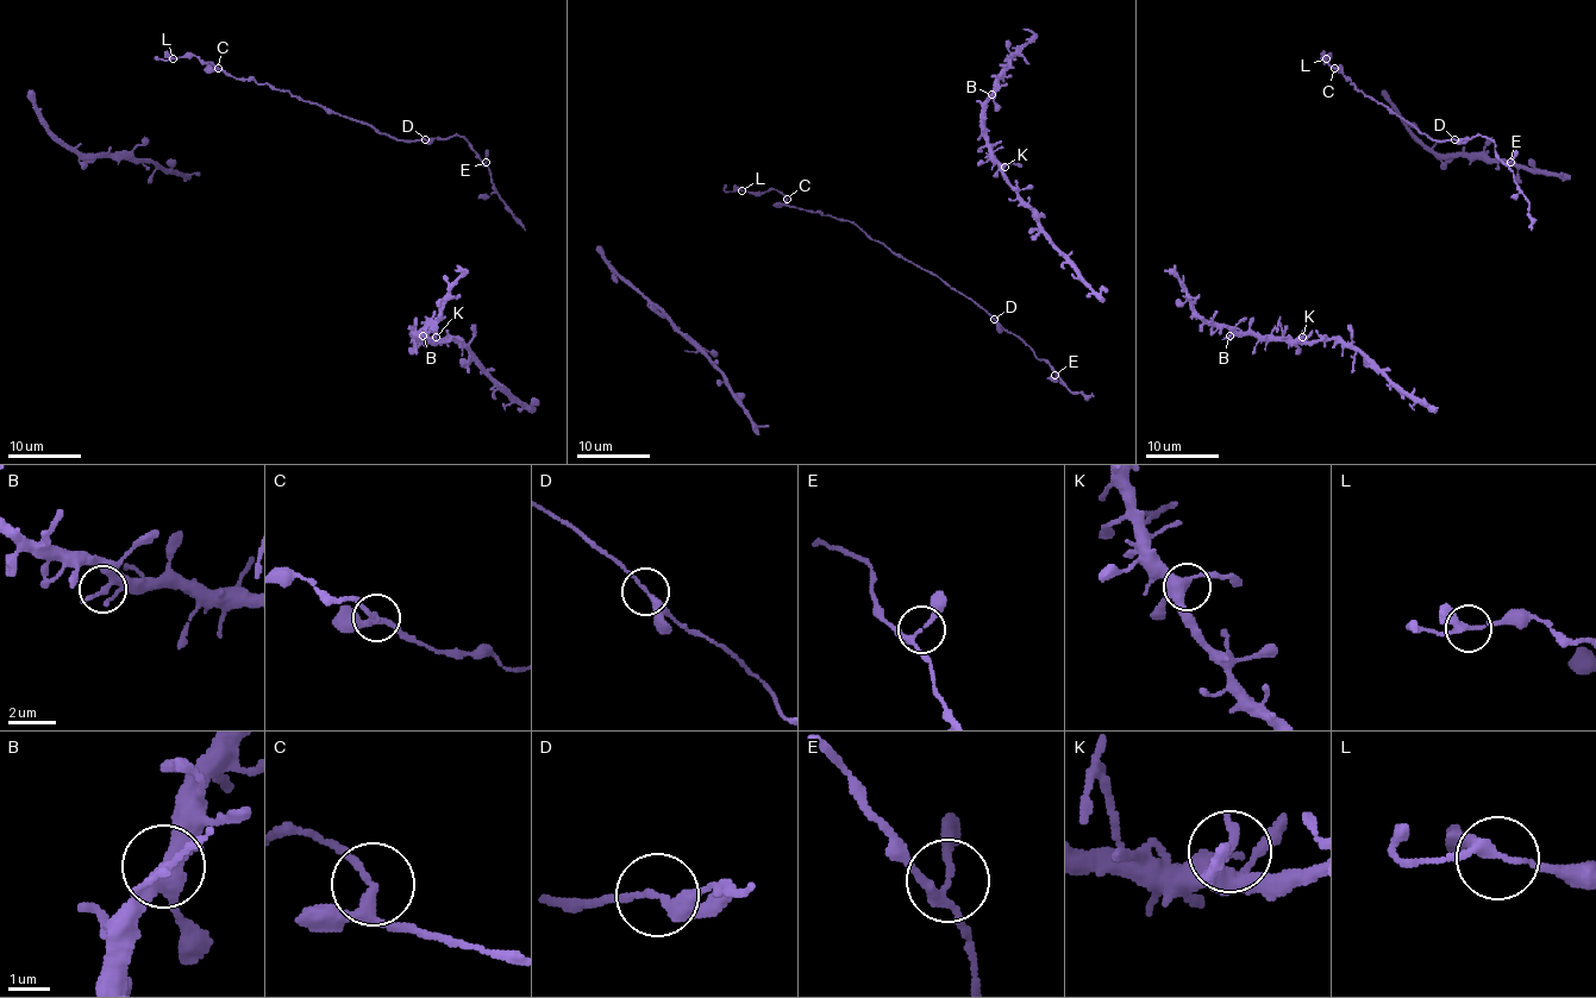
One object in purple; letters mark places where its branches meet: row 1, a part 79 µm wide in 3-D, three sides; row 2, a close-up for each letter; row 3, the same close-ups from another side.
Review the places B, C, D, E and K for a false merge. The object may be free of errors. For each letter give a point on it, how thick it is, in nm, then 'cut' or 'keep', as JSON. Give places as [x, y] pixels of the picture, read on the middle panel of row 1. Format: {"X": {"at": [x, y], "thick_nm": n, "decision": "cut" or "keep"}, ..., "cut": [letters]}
{"B": {"at": [991, 94], "thick_nm": 220, "decision": "keep"}, "C": {"at": [787, 199], "thick_nm": 240, "decision": "keep"}, "D": {"at": [994, 319], "thick_nm": 240, "decision": "keep"}, "E": {"at": [1055, 375], "thick_nm": 160, "decision": "keep"}, "K": {"at": [1005, 167], "thick_nm": 240, "decision": "keep"}, "cut": []}

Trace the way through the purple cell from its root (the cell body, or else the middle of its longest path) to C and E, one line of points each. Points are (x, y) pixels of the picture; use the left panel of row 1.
C: (413, 140), (396, 140), (379, 133), (369, 124), (329, 113), (267, 83), (230, 76), (217, 68)
E: (413, 140), (461, 136), (483, 163), (487, 161)

